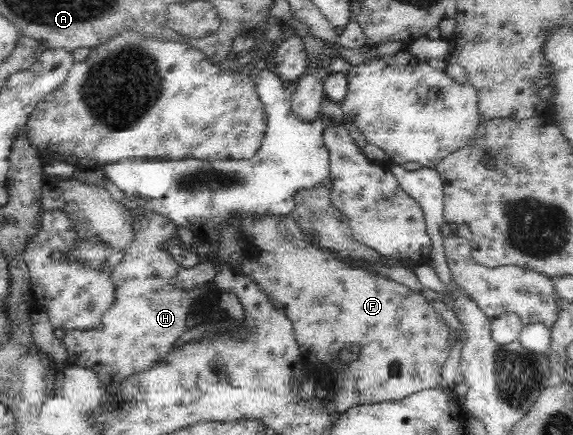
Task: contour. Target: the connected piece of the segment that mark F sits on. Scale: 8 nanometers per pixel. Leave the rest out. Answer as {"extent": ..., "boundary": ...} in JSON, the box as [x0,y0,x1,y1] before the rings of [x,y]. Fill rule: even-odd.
{"extent":[192,215,451,414],"boundary":[[[291,215],[283,218],[265,217],[249,218],[247,220],[233,218],[232,222],[229,222],[227,226],[220,227],[220,230],[217,231],[217,241],[214,243],[212,243],[210,237],[207,235],[200,232],[192,233],[198,239],[199,243],[210,245],[210,253],[217,256],[218,264],[229,265],[230,267],[233,267],[233,269],[237,269],[238,271],[243,272],[246,276],[249,276],[249,278],[260,287],[260,290],[272,300],[273,306],[288,316],[289,321],[291,321],[291,324],[294,327],[295,340],[297,340],[300,349],[304,352],[302,362],[304,363],[306,370],[313,371],[315,378],[321,386],[326,387],[327,393],[323,401],[326,403],[329,412],[336,411],[339,414],[344,414],[349,408],[357,407],[357,405],[402,400],[405,399],[405,396],[413,395],[418,391],[441,387],[441,369],[443,369],[445,360],[449,355],[451,329],[447,326],[446,321],[441,315],[435,311],[431,302],[427,301],[427,298],[421,293],[411,291],[408,287],[405,287],[392,279],[384,278],[377,273],[353,268],[343,261],[339,261],[337,258],[333,257],[333,253],[327,250],[322,250],[315,244],[311,244],[307,241],[305,232],[297,226],[297,222],[291,218]],[[353,343],[357,343],[360,347],[357,361],[349,362],[348,364],[341,362],[339,359],[339,352],[343,348],[351,346]]]}

